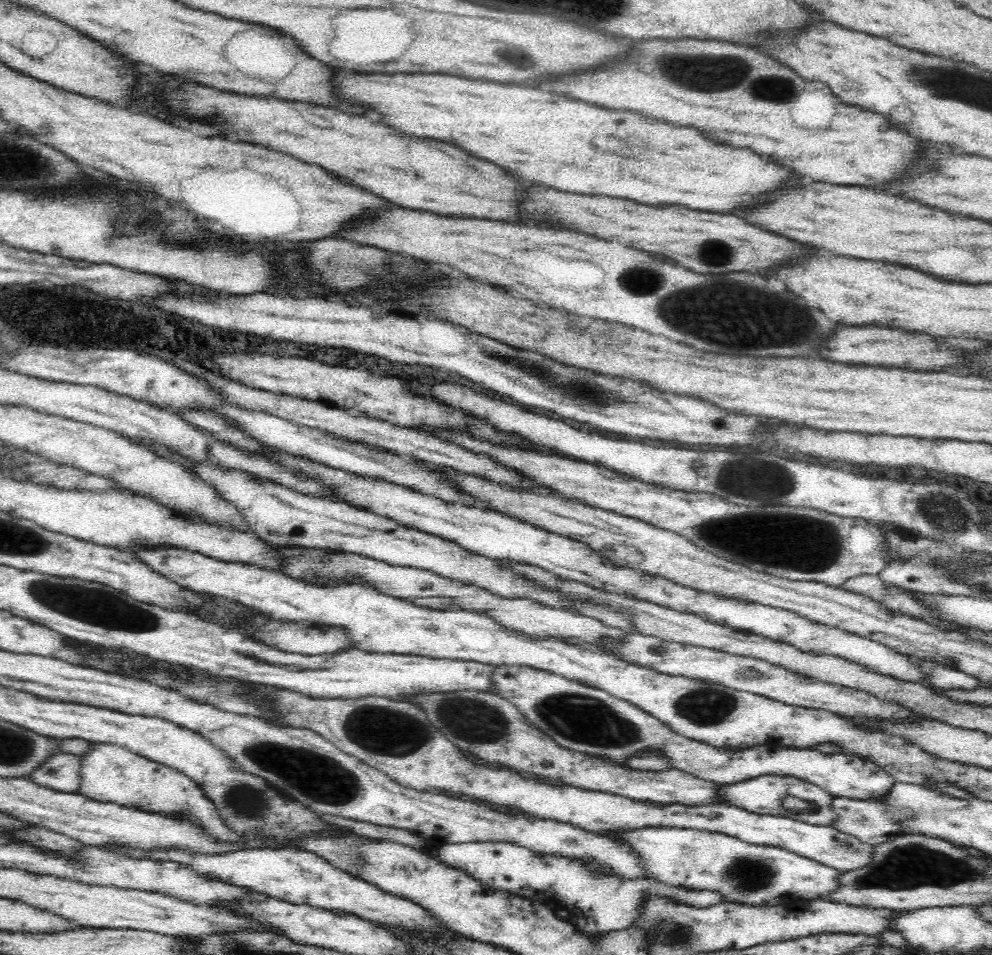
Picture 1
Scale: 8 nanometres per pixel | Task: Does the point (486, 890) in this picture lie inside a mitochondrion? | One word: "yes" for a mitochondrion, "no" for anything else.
no

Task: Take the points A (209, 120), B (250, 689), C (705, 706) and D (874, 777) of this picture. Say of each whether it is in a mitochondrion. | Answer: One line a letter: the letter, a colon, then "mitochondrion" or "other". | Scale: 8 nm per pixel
A: other
B: other
C: mitochondrion
D: other

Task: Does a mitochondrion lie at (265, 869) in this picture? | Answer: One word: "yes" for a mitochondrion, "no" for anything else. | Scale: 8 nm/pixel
no

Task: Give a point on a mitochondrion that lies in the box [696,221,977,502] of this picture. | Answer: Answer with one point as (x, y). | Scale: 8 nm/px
(743, 481)

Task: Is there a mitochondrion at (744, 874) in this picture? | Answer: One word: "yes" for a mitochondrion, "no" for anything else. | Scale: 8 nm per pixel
yes

